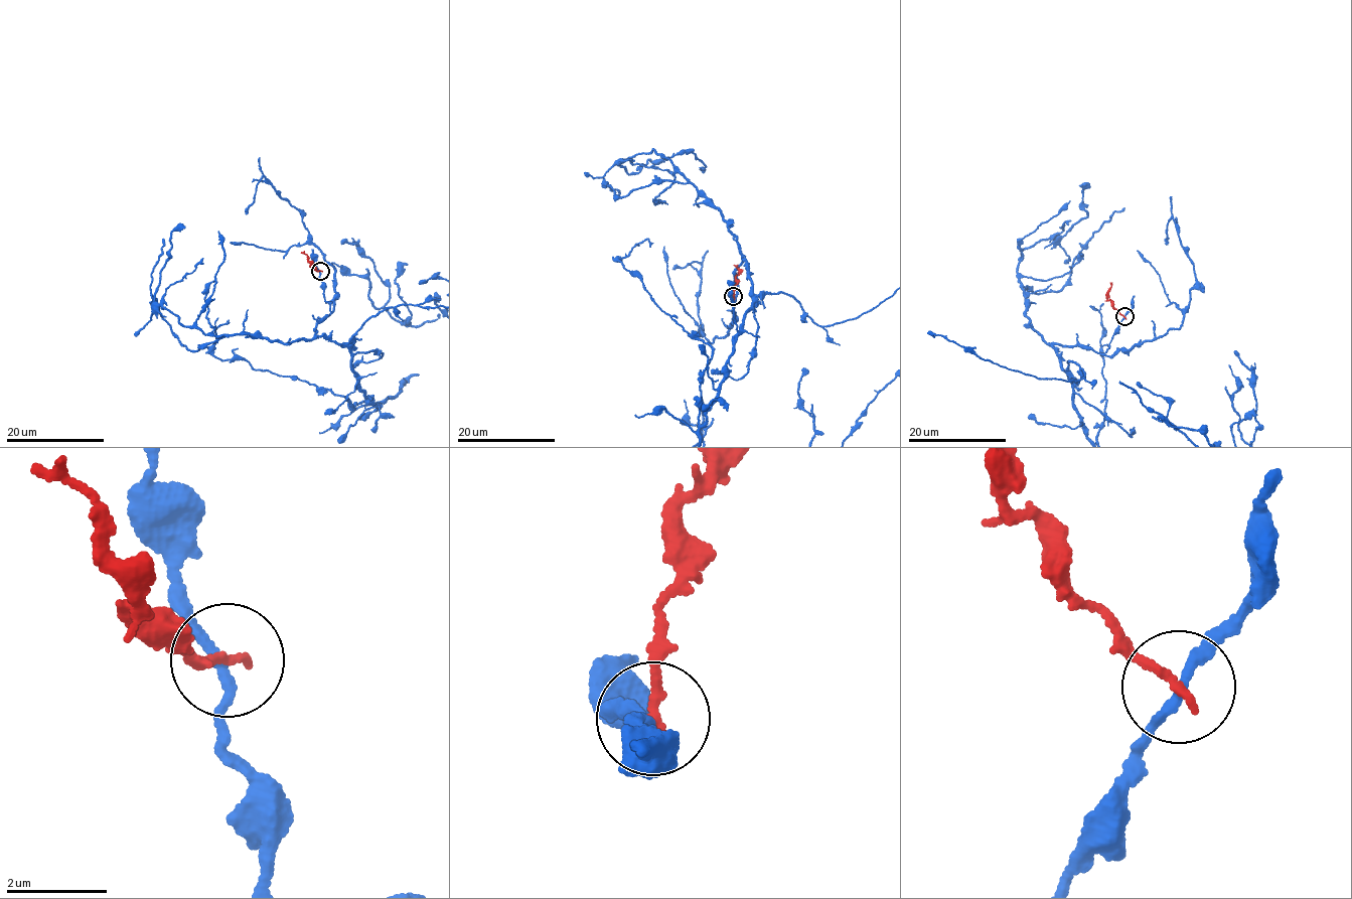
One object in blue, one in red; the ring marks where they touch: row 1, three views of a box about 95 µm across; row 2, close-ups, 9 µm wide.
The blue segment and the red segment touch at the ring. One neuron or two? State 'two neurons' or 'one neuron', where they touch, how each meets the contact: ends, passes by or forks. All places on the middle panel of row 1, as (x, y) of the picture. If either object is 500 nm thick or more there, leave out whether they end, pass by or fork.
two neurons; at (733, 296); blue passes by; red ends there

